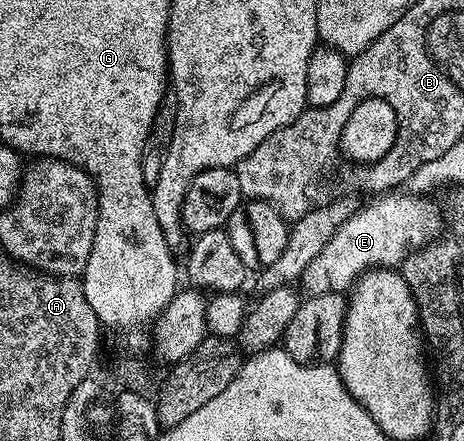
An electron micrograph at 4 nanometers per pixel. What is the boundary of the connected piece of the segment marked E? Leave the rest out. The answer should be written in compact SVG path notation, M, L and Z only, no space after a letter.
M396 189L380 194L368 207L360 206L329 237L325 249L309 261L301 276L302 290L307 295L334 291L345 293L355 286L360 275L372 269L395 269L412 251L434 243L445 230L441 209L431 199L419 195L402 195Z

